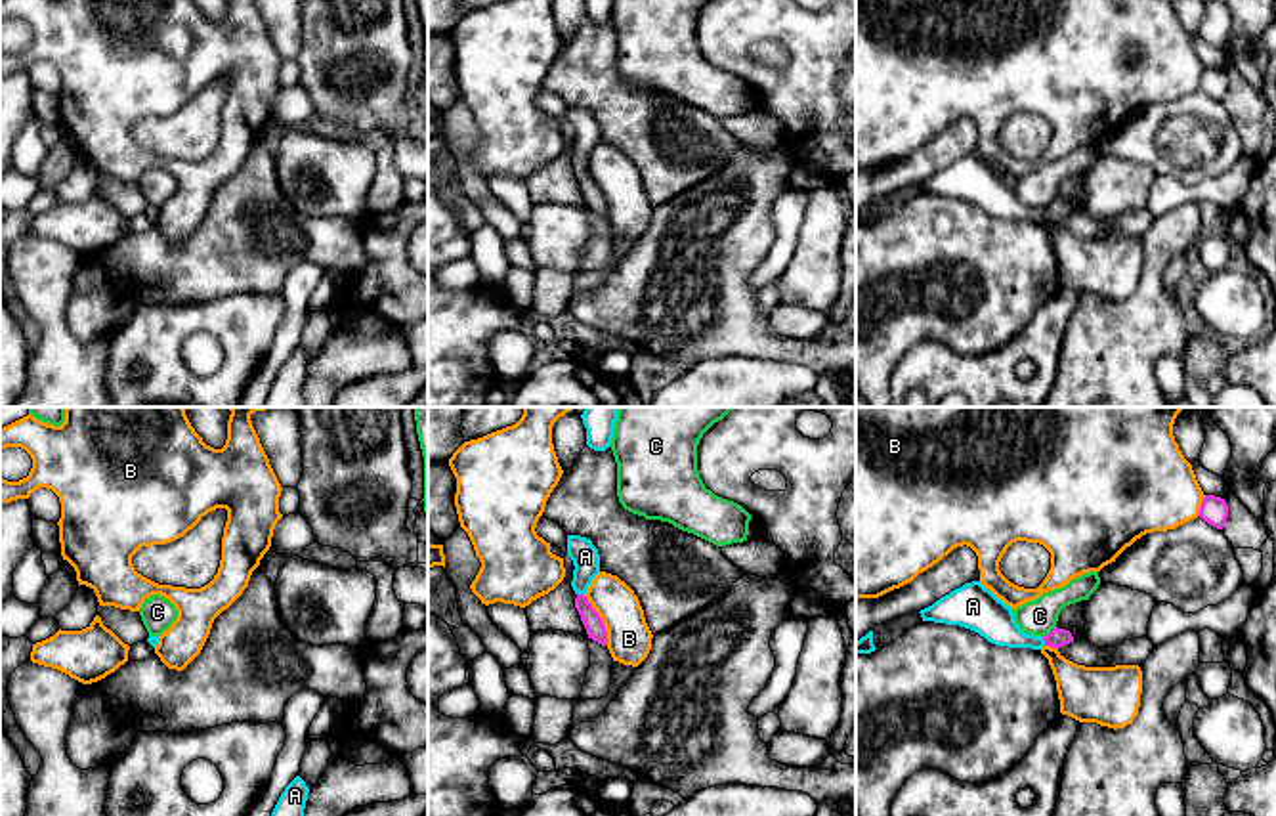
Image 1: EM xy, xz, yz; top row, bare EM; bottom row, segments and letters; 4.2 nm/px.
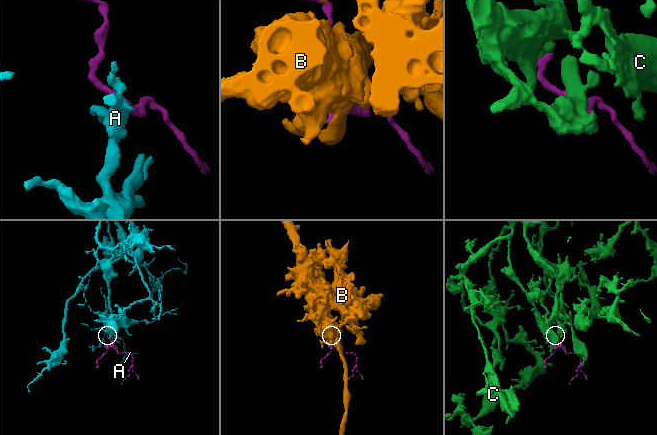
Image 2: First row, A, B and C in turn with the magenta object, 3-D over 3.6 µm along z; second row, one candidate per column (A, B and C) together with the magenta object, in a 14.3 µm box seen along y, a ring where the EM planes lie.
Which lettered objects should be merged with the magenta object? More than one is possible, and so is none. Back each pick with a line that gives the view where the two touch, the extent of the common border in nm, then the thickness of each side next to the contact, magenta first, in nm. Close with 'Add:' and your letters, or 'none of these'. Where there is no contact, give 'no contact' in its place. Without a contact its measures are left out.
A: meets magenta in yz; contact 40 nm long; 80 nm thick on the magenta side, 170 nm on the other
Add: A

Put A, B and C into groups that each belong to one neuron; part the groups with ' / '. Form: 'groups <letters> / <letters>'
groups A / B / C

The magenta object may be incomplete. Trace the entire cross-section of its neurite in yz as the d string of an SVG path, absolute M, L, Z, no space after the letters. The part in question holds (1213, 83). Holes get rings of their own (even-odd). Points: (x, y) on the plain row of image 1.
M1205 67L1200 78L1200 90L1217 101L1223 101L1228 90L1226 73L1215 67Z

